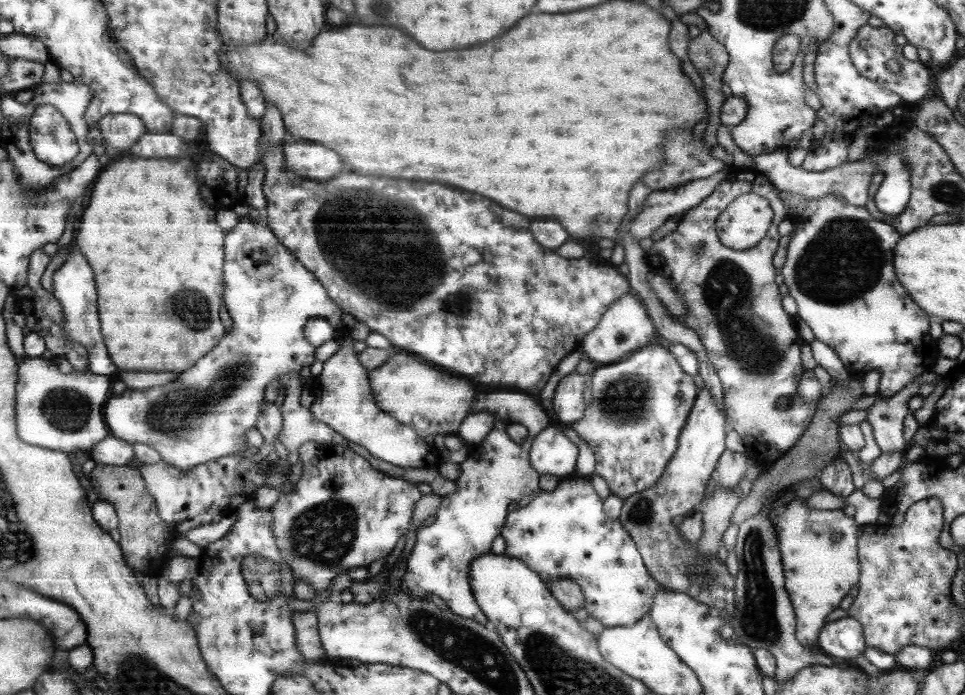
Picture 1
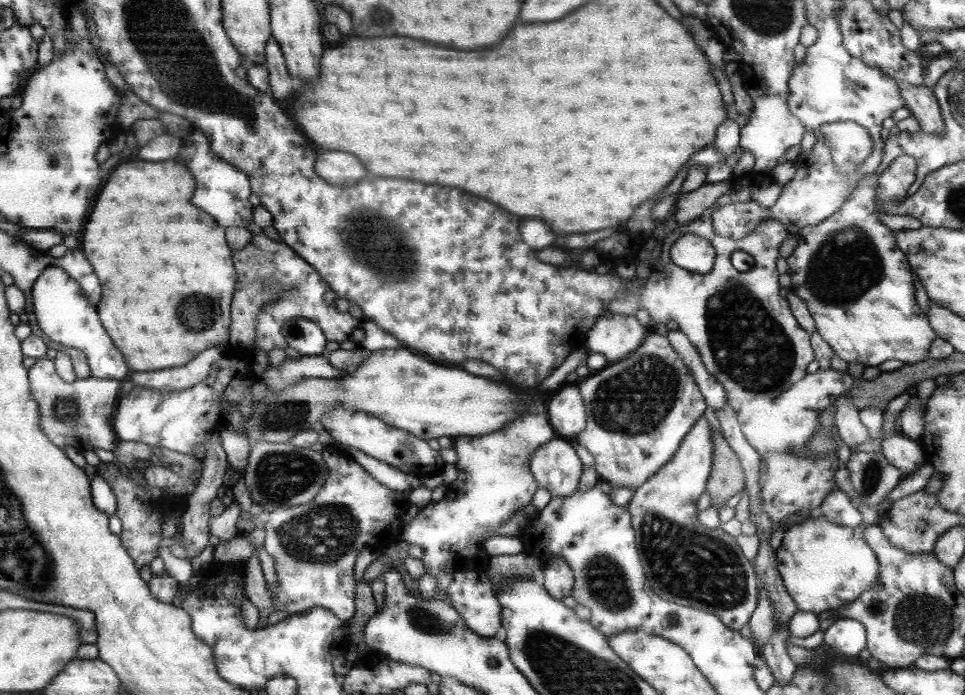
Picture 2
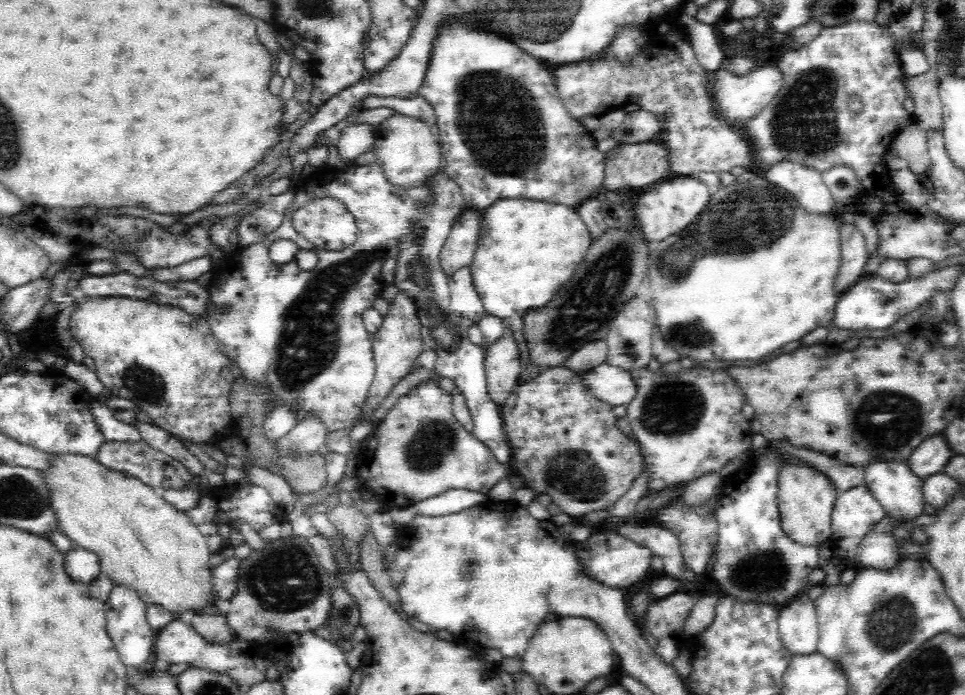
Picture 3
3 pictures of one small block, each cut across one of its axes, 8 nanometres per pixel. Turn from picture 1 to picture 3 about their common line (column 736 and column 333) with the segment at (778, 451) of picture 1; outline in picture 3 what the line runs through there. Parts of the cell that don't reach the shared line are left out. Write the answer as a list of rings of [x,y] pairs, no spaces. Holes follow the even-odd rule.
[[[370,162],[366,165],[354,165],[352,163],[347,164],[343,168],[336,168],[331,170],[322,170],[319,169],[315,171],[310,176],[303,178],[302,183],[297,188],[295,192],[294,200],[290,202],[288,210],[281,222],[281,225],[273,230],[264,240],[257,242],[256,244],[247,246],[247,247],[238,247],[235,248],[230,254],[226,257],[225,262],[217,269],[212,276],[211,283],[208,288],[211,290],[210,299],[212,299],[212,310],[208,314],[206,321],[209,323],[210,330],[212,331],[214,340],[217,340],[219,347],[226,356],[229,357],[231,362],[235,362],[236,366],[242,370],[242,377],[250,379],[250,381],[256,381],[256,383],[268,383],[270,389],[274,396],[273,408],[276,408],[278,404],[285,404],[290,408],[295,410],[295,415],[297,422],[302,422],[308,414],[315,414],[319,416],[319,420],[324,425],[324,428],[327,432],[338,432],[338,430],[344,430],[348,427],[353,427],[353,421],[362,414],[362,406],[366,402],[367,390],[372,384],[372,380],[375,374],[374,368],[374,355],[371,354],[371,335],[364,326],[363,323],[363,312],[368,310],[374,304],[376,297],[380,296],[383,290],[384,281],[382,280],[383,270],[385,266],[386,259],[396,260],[398,254],[400,254],[401,240],[410,238],[413,234],[413,228],[416,226],[416,220],[426,214],[426,209],[431,209],[431,196],[434,195],[434,191],[429,185],[426,186],[414,186],[414,188],[408,188],[408,190],[402,190],[402,187],[390,186],[390,183],[386,182],[386,177],[383,176],[383,170],[380,164],[375,162]],[[324,197],[334,197],[338,201],[344,204],[344,207],[354,215],[356,219],[356,227],[358,227],[358,234],[356,234],[356,242],[345,248],[344,250],[324,250],[323,248],[318,248],[314,246],[312,242],[306,240],[298,231],[293,227],[292,224],[292,214],[295,210],[298,210],[301,206],[304,206],[307,202],[311,200],[316,200],[317,198]],[[288,239],[298,245],[300,250],[314,250],[318,257],[317,265],[311,269],[300,269],[300,266],[295,266],[294,262],[286,262],[286,264],[281,265],[280,268],[276,268],[270,257],[267,256],[267,248],[276,242],[276,240]],[[222,309],[226,309],[225,314],[219,314]]]

